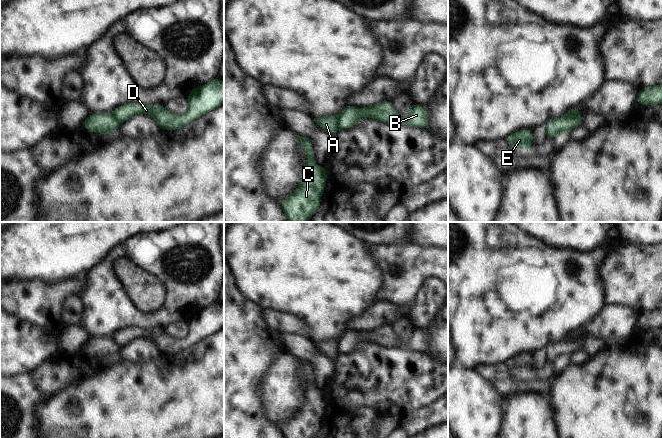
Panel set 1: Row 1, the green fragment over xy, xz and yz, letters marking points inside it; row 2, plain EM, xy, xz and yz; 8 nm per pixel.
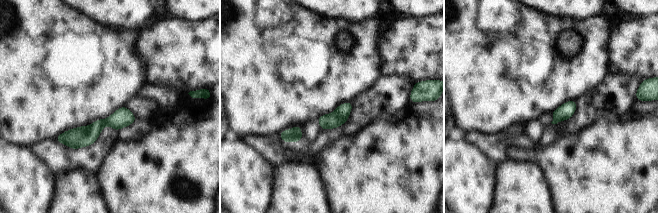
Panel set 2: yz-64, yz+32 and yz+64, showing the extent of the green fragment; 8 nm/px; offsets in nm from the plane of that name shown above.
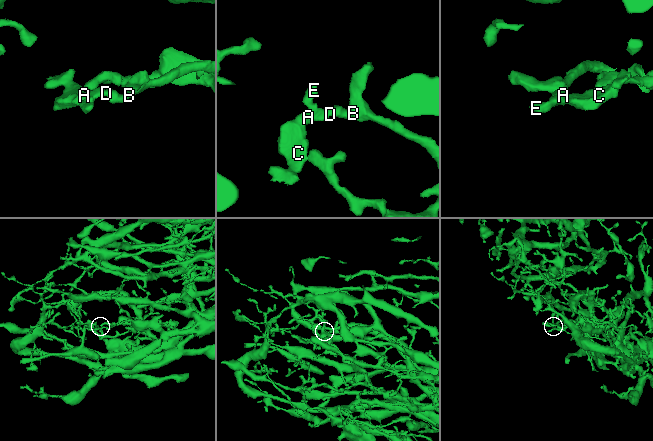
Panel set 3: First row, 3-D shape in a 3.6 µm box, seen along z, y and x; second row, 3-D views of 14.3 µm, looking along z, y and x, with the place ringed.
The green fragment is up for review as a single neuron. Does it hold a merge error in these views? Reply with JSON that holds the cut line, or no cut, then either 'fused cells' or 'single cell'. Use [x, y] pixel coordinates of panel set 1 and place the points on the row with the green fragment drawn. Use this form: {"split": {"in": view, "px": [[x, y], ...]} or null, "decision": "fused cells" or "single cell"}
{"split": {"in": "yz", "px": [[579, 111], [573, 117], [565, 115]]}, "decision": "fused cells"}

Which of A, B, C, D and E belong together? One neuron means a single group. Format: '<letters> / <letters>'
A C E / B D

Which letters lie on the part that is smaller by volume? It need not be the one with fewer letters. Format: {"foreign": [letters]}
{"foreign": ["A", "C", "E"]}

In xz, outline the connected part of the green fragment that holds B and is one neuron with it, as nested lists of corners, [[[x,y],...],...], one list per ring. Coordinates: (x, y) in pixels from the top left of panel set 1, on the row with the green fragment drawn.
[[[382,101],[363,108],[347,105],[337,115],[336,126],[338,129],[349,129],[362,118],[373,118],[386,124],[401,122],[418,129],[428,128],[428,112],[423,105],[411,105],[406,117],[401,118],[392,101]]]

